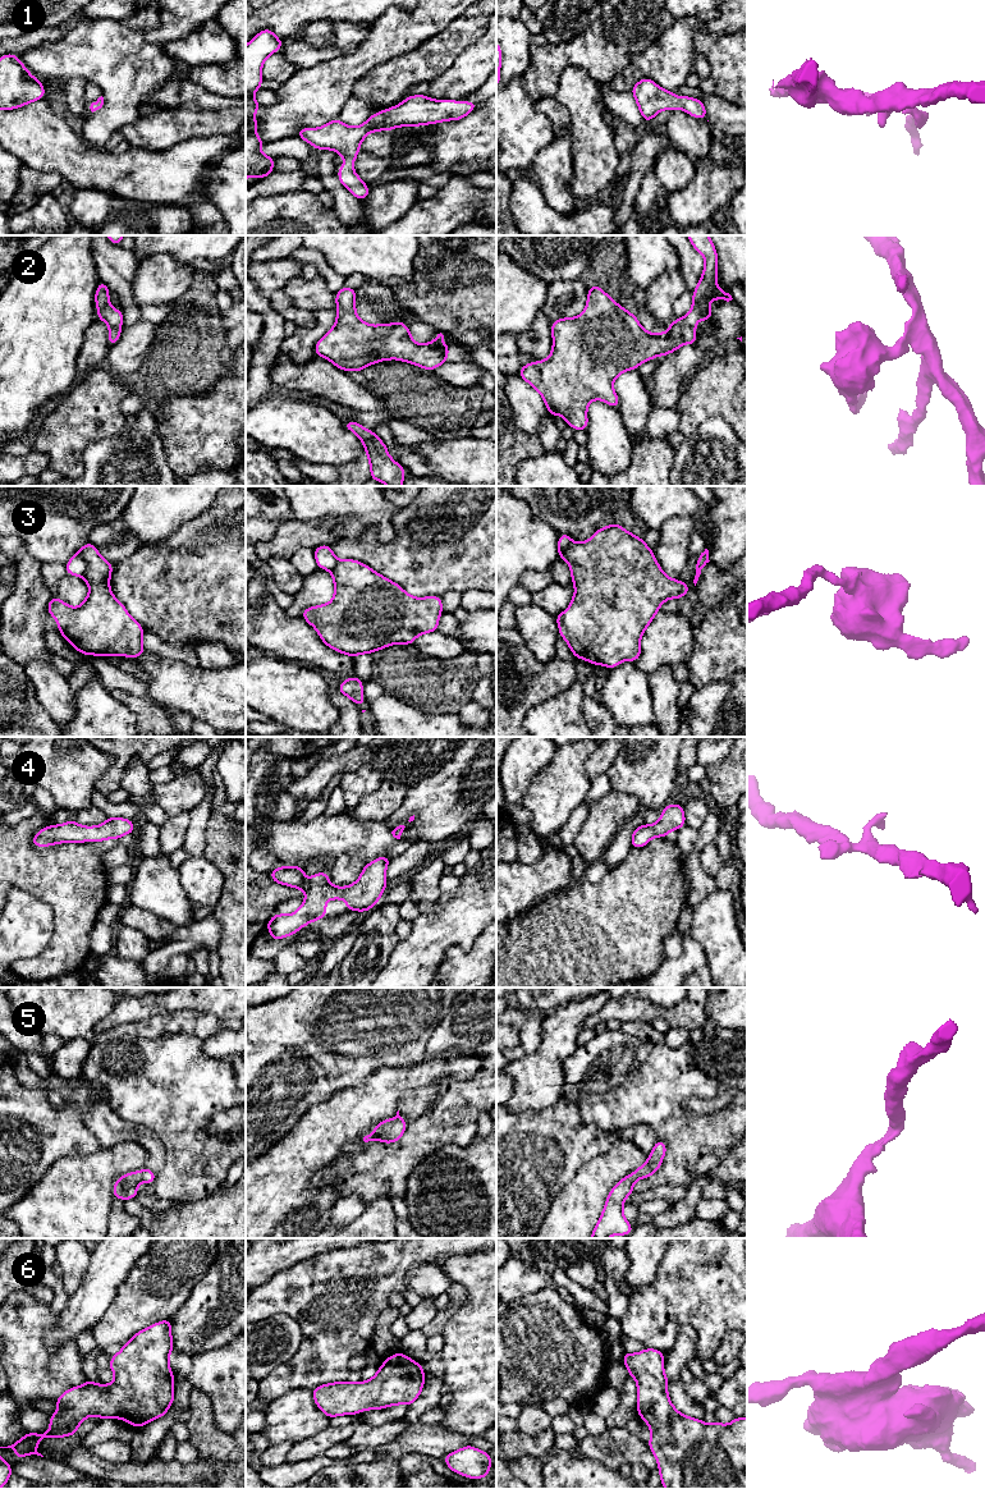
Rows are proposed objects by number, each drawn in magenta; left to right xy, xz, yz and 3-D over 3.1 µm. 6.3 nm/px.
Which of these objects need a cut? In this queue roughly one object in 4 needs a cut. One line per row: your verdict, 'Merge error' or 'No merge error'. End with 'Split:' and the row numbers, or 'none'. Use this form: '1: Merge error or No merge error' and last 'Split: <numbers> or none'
1: No merge error
2: No merge error
3: Merge error
4: No merge error
5: No merge error
6: No merge error
Split: 3

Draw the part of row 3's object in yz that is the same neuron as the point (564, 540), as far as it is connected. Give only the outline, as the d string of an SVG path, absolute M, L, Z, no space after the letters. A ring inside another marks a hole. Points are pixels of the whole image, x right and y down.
M567 533L559 535L558 540L558 558L564 558L569 568L572 568L569 556L568 556L568 549L572 542L572 537Z

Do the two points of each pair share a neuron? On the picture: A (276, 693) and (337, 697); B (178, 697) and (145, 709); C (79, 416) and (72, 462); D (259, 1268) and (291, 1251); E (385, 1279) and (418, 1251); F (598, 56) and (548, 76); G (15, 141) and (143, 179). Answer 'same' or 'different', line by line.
A: different
B: different
C: same
D: same
E: same
F: same
G: same

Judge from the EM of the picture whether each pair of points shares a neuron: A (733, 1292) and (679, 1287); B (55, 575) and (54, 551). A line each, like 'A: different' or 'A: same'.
A: same
B: different

